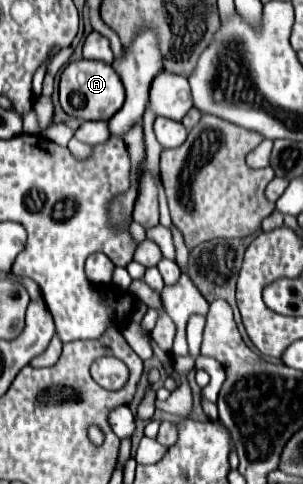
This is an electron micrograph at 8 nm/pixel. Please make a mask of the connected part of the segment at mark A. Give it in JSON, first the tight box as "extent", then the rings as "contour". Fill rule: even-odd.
{"extent":[59,60,125,120],"contour":[[[77,60],[63,70],[59,96],[61,108],[69,116],[81,120],[109,120],[125,102],[125,86],[121,86],[121,76],[111,64],[99,60]]]}

